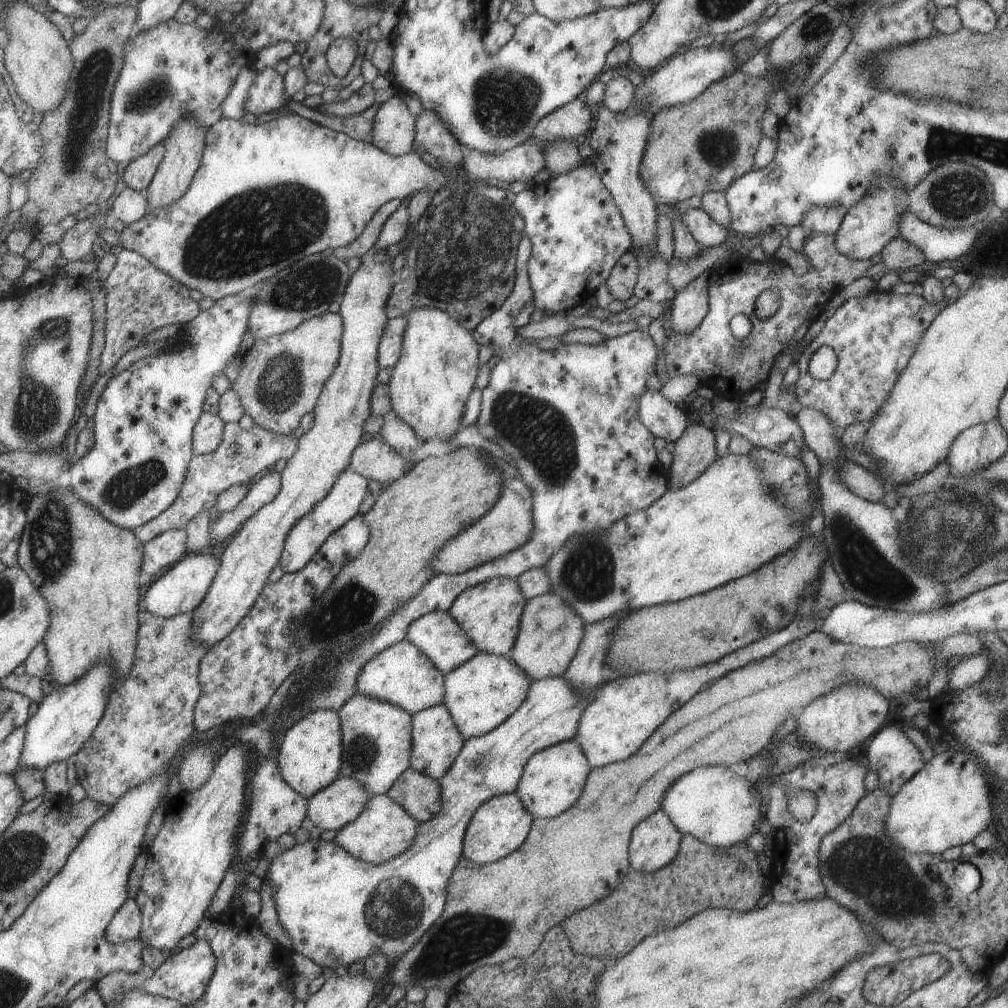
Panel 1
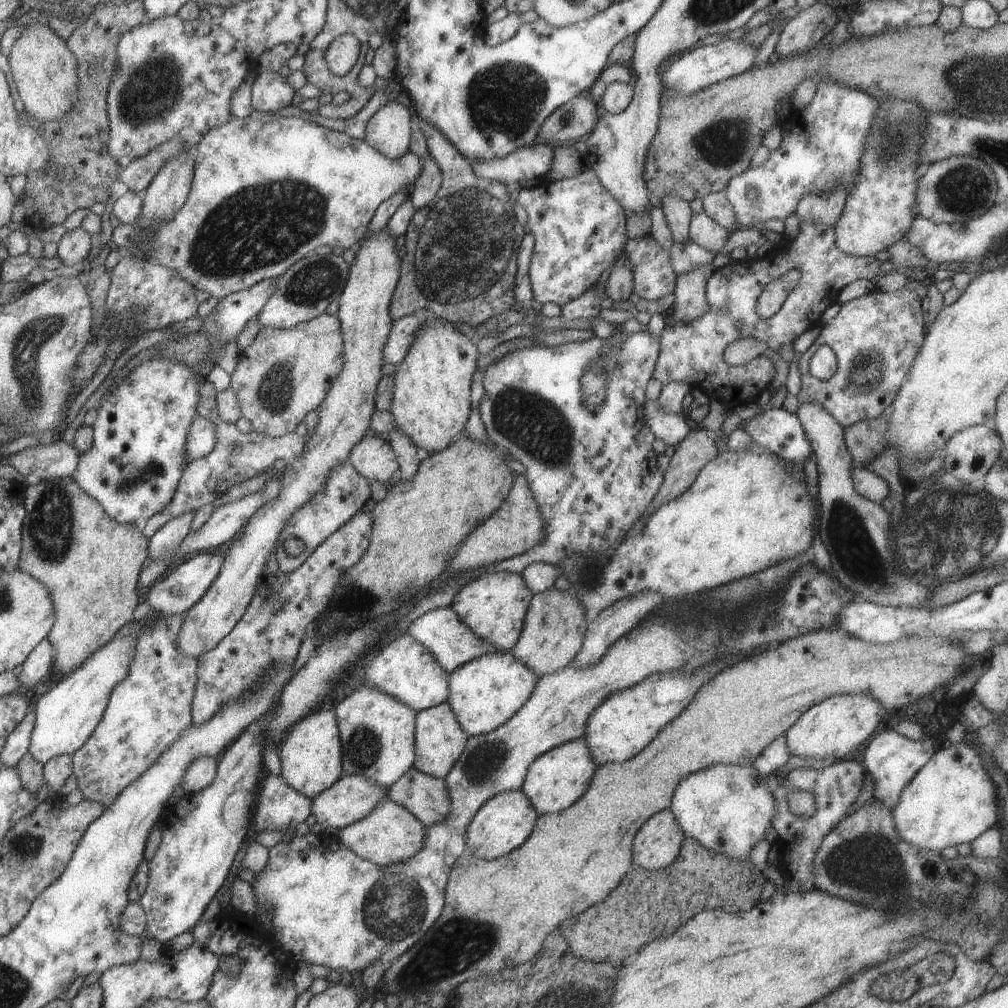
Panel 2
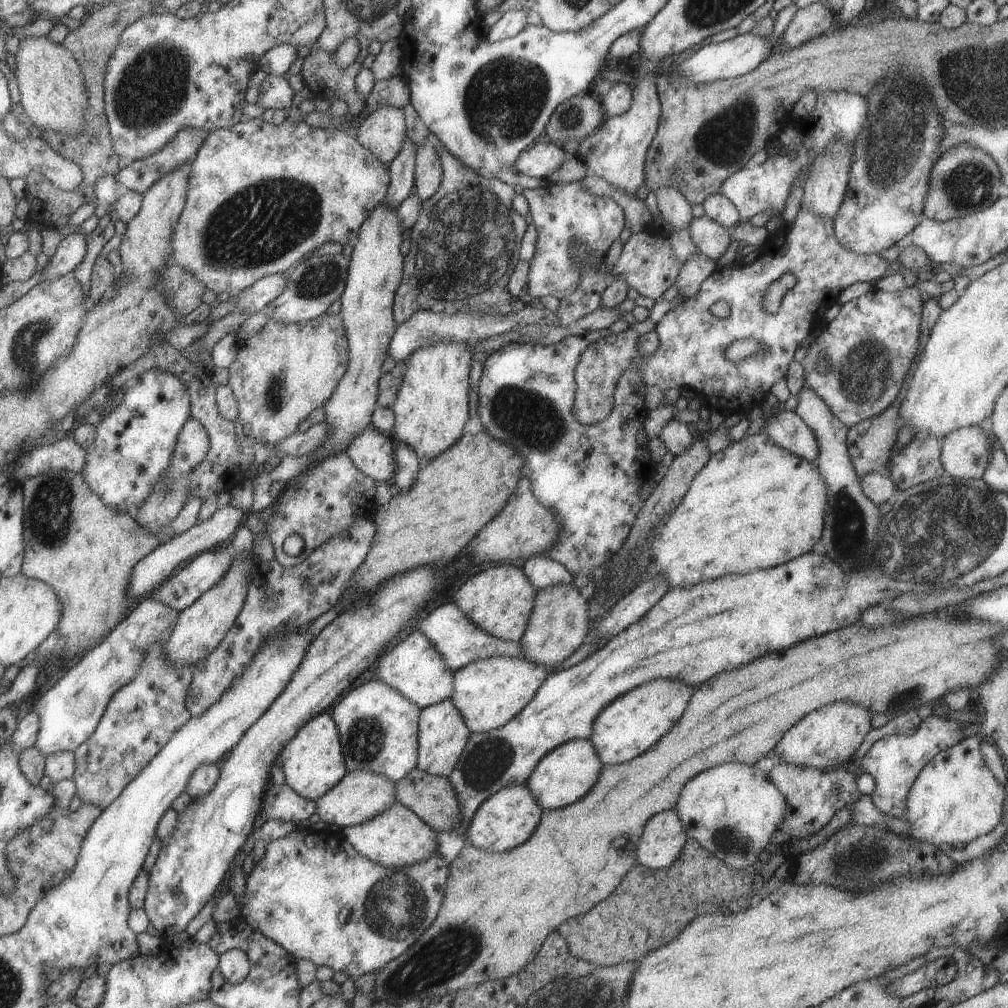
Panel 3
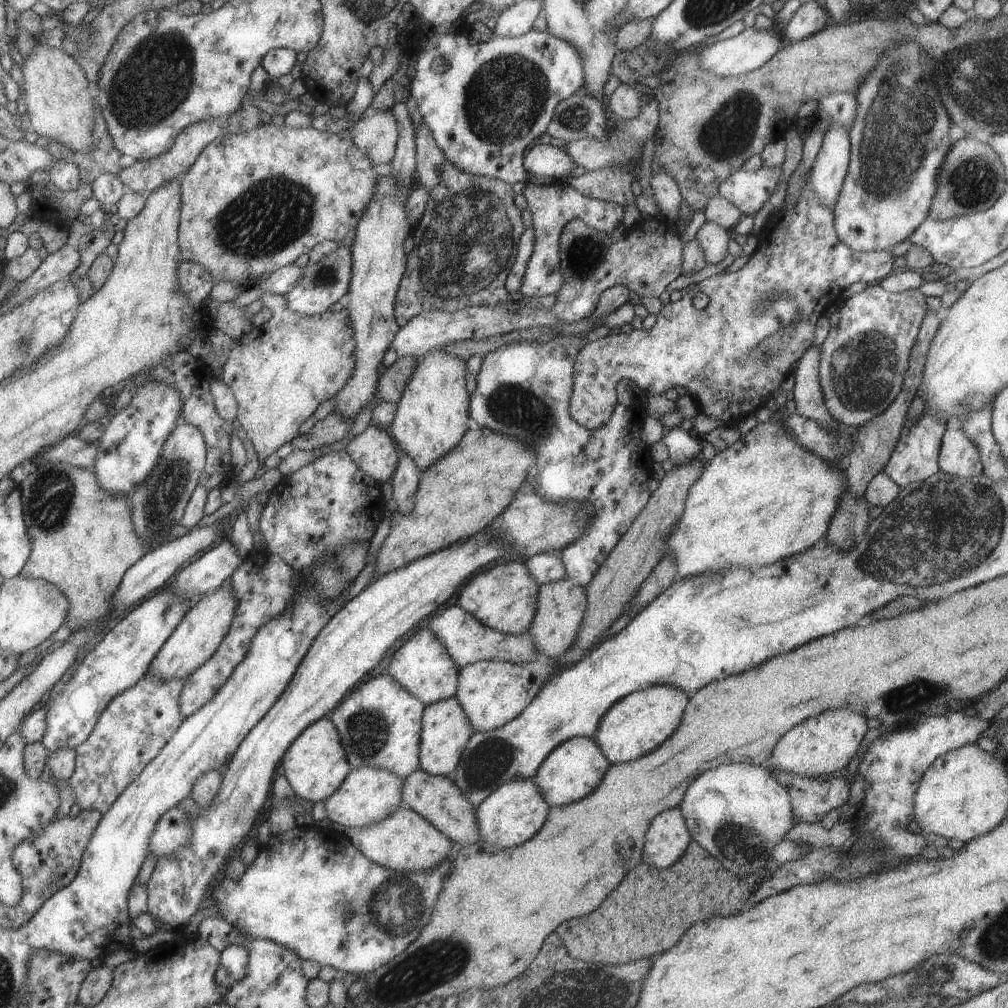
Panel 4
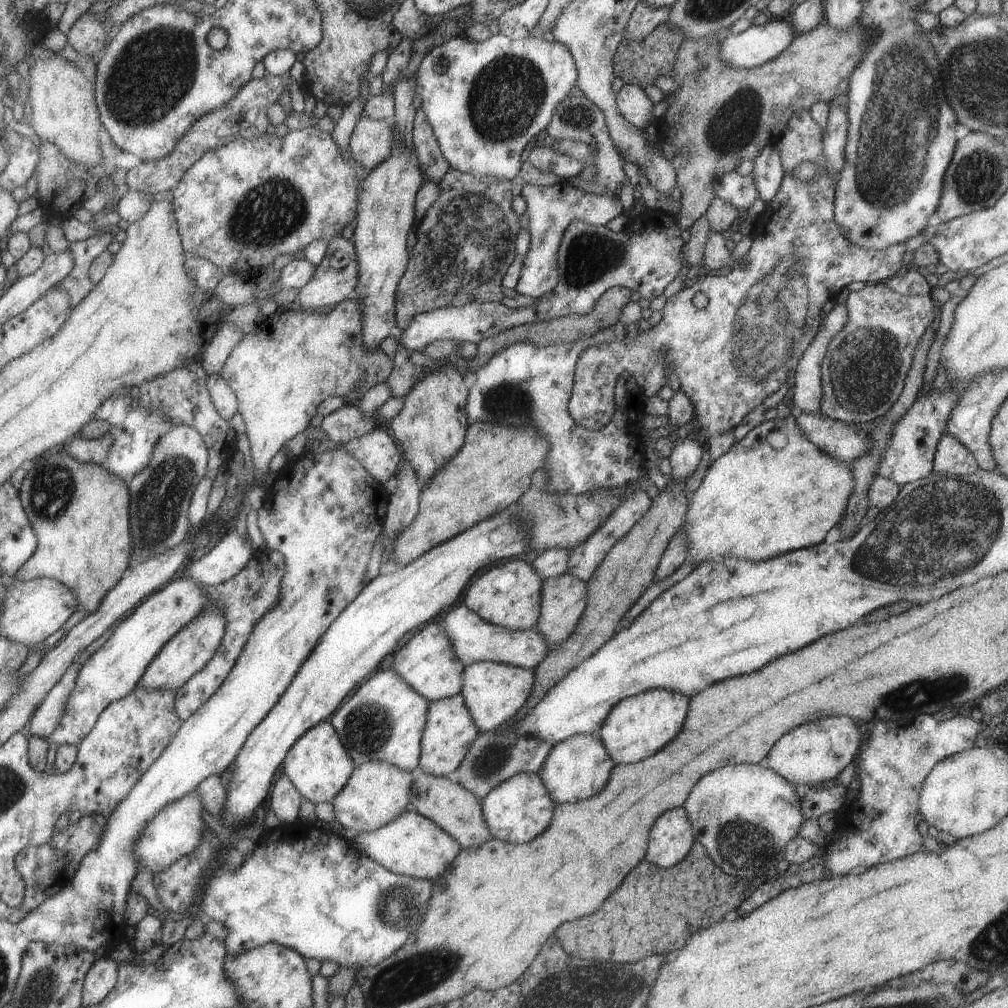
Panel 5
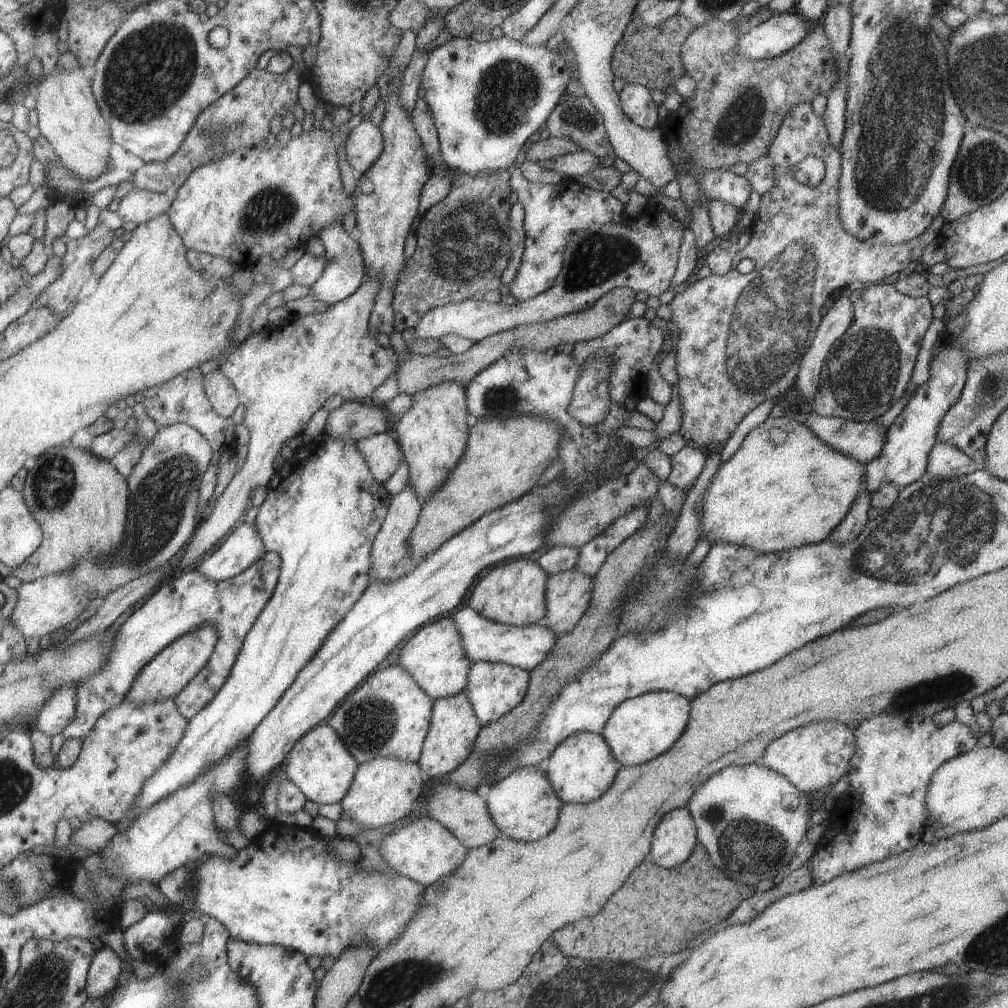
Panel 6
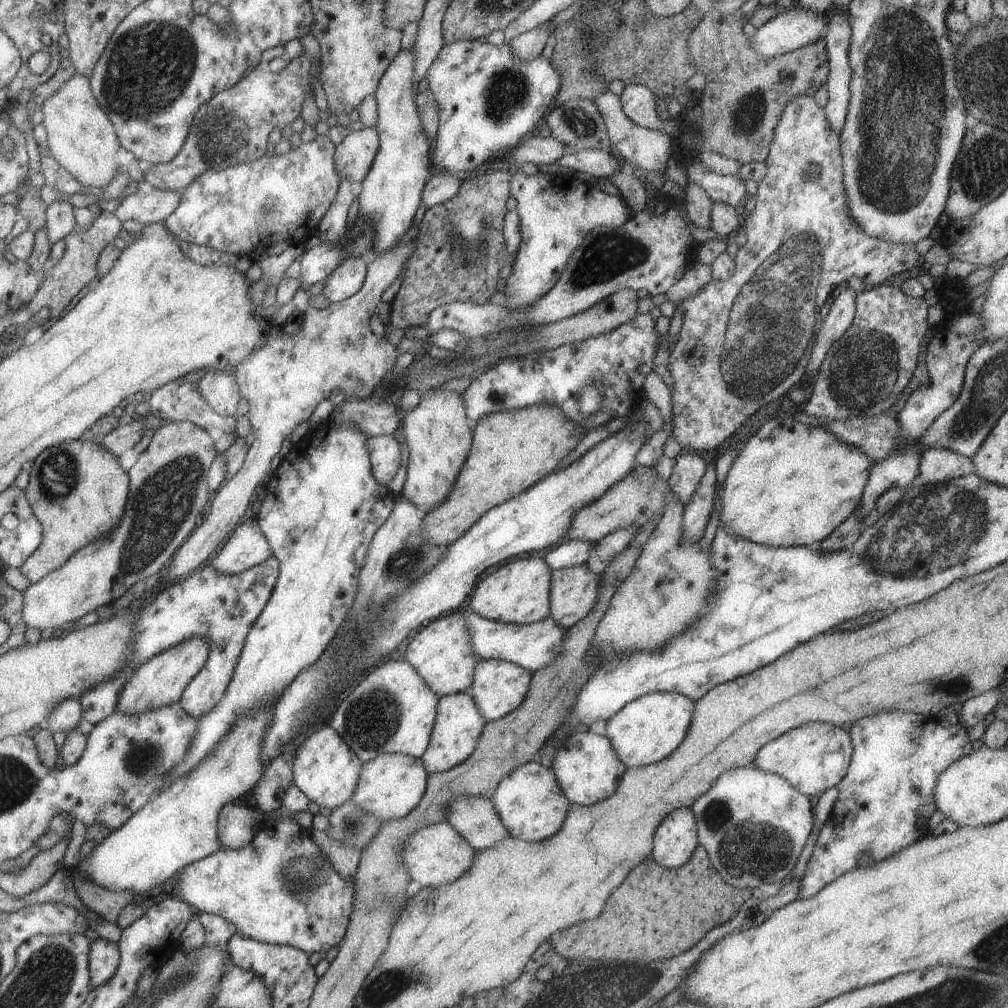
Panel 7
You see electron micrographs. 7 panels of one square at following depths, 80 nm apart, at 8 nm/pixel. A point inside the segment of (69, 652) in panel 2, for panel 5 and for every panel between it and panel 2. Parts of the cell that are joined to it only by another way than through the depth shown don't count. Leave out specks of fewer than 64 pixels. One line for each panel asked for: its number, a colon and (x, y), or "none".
3: (84, 551)
4: (82, 540)
5: (79, 514)

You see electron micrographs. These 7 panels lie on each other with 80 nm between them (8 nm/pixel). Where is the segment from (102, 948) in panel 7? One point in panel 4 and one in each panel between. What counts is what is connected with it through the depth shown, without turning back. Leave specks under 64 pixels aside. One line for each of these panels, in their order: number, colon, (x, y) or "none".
4: (92, 990)
5: (101, 977)
6: (103, 971)

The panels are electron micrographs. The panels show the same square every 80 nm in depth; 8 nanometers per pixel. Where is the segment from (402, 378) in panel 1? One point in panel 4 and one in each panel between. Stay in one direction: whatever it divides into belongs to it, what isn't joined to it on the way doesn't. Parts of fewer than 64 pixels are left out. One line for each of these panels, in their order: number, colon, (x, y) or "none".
2: (431, 386)
3: (431, 406)
4: (430, 418)

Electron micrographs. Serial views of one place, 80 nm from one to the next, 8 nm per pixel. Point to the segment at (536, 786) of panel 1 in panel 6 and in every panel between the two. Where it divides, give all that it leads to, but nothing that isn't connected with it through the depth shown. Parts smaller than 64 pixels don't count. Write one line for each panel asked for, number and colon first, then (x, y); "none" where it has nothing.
2: (555, 779)
3: (566, 773)
4: (572, 770)
5: (578, 767)
6: (580, 768)

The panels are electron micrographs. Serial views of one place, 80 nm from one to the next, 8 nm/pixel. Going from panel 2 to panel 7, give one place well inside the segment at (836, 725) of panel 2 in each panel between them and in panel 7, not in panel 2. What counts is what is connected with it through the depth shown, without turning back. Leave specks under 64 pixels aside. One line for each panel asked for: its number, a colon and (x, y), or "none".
3: (827, 738)
4: (822, 746)
5: (817, 752)
6: (810, 757)
7: (813, 758)

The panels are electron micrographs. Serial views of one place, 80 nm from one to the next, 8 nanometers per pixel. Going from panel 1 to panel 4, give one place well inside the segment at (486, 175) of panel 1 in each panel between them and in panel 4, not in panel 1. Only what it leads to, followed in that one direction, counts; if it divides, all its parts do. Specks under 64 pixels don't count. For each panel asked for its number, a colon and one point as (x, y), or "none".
2: (533, 161)
3: (539, 161)
4: (544, 160)

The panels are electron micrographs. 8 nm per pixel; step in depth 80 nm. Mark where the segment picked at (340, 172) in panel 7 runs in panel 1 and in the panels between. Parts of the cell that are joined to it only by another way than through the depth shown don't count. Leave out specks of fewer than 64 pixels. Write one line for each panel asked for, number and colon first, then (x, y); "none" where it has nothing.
1: (393, 125)
2: (388, 131)
3: (382, 132)
4: (376, 136)
5: (371, 142)
6: (364, 143)

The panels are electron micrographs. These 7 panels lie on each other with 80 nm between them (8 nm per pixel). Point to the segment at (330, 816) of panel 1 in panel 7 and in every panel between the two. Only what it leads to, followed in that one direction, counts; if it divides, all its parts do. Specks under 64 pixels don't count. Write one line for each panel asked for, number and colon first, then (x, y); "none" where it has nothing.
2: (350, 798)
3: (358, 796)
4: (367, 794)
5: (376, 792)
6: (382, 790)
7: (389, 786)

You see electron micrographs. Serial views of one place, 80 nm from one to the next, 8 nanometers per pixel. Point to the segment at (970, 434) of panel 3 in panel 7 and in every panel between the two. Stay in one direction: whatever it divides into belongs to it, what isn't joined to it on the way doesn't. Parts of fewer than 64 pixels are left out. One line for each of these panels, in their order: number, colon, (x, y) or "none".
4: (957, 456)
5: (951, 458)
6: (945, 461)
7: (937, 465)

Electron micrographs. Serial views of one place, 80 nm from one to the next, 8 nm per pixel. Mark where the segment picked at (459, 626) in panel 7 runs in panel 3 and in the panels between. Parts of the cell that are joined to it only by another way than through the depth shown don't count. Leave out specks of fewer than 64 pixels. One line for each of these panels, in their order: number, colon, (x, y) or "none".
3: (412, 667)
4: (421, 666)
5: (426, 663)
6: (434, 657)

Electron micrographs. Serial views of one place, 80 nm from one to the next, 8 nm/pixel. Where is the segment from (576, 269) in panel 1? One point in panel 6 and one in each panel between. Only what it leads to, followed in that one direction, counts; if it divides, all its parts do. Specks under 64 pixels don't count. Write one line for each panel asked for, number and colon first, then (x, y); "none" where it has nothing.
2: (578, 229)
3: (561, 213)
4: (553, 206)
5: (549, 209)
6: (551, 212)

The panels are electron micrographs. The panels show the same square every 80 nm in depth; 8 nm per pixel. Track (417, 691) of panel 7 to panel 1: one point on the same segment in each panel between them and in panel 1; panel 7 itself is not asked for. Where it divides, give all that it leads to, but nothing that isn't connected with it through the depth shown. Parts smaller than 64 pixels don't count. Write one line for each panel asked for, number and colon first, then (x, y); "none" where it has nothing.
1: (375, 736)
2: (376, 732)
3: (377, 727)
4: (379, 724)
5: (382, 721)
6: (388, 715)

